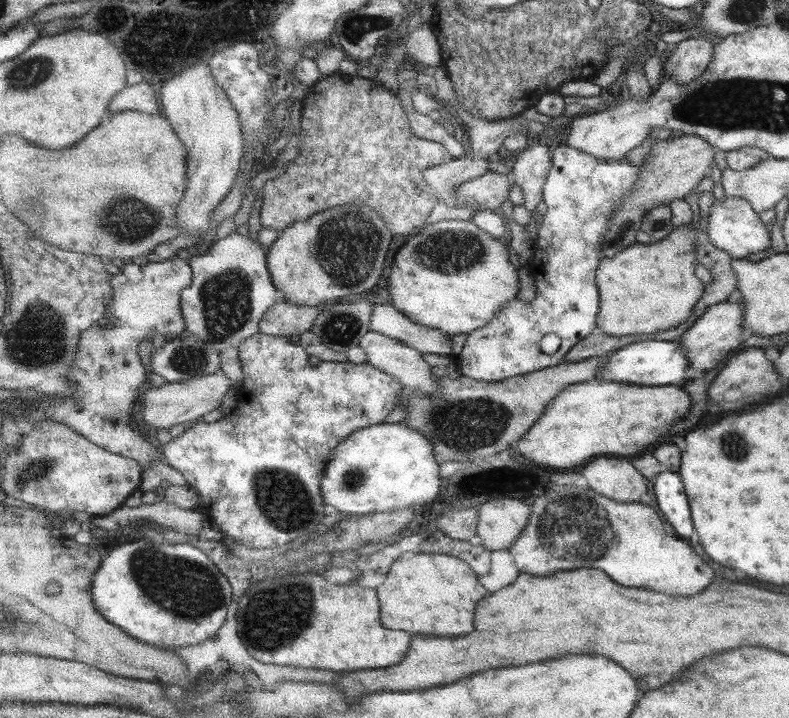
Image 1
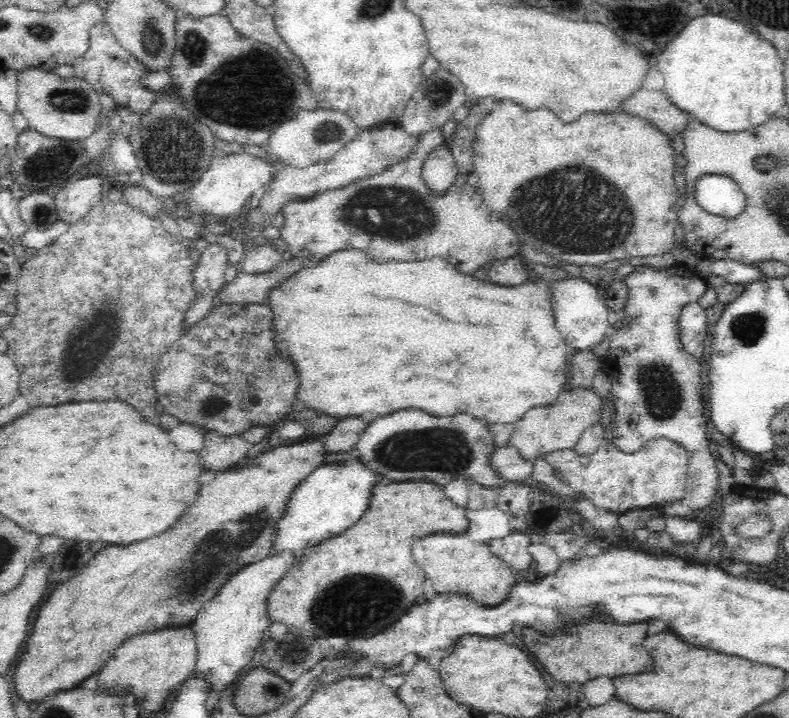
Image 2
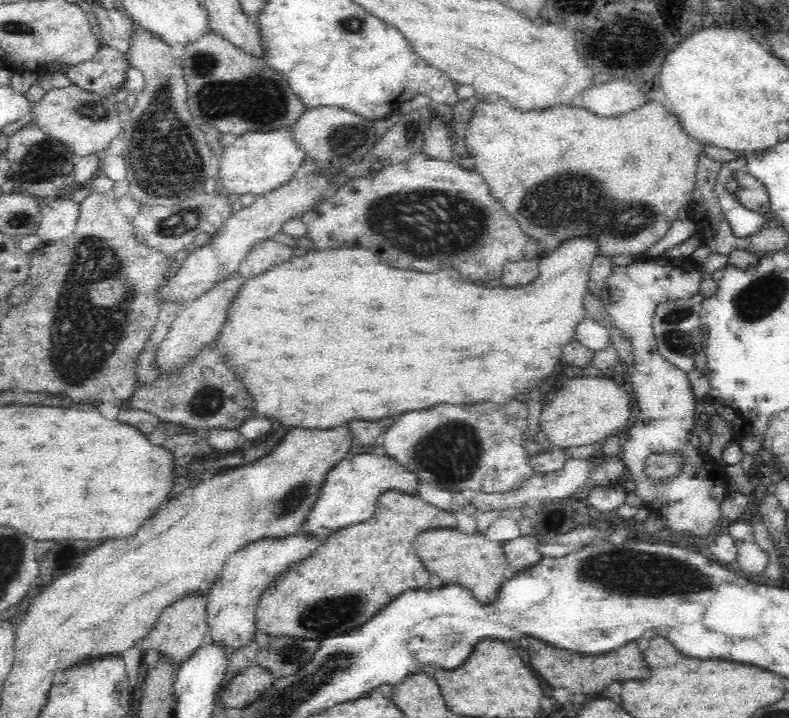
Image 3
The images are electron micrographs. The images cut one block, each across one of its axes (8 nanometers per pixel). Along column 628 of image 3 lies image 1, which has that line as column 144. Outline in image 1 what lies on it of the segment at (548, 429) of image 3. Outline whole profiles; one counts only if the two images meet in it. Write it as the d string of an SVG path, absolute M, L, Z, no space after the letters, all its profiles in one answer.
M221 370L215 374L207 374L201 378L191 378L187 382L175 382L161 388L147 388L145 394L141 396L141 410L143 410L143 422L151 426L153 430L171 430L173 426L183 426L185 422L199 422L209 412L221 410L221 400L235 390L233 380L229 380Z

